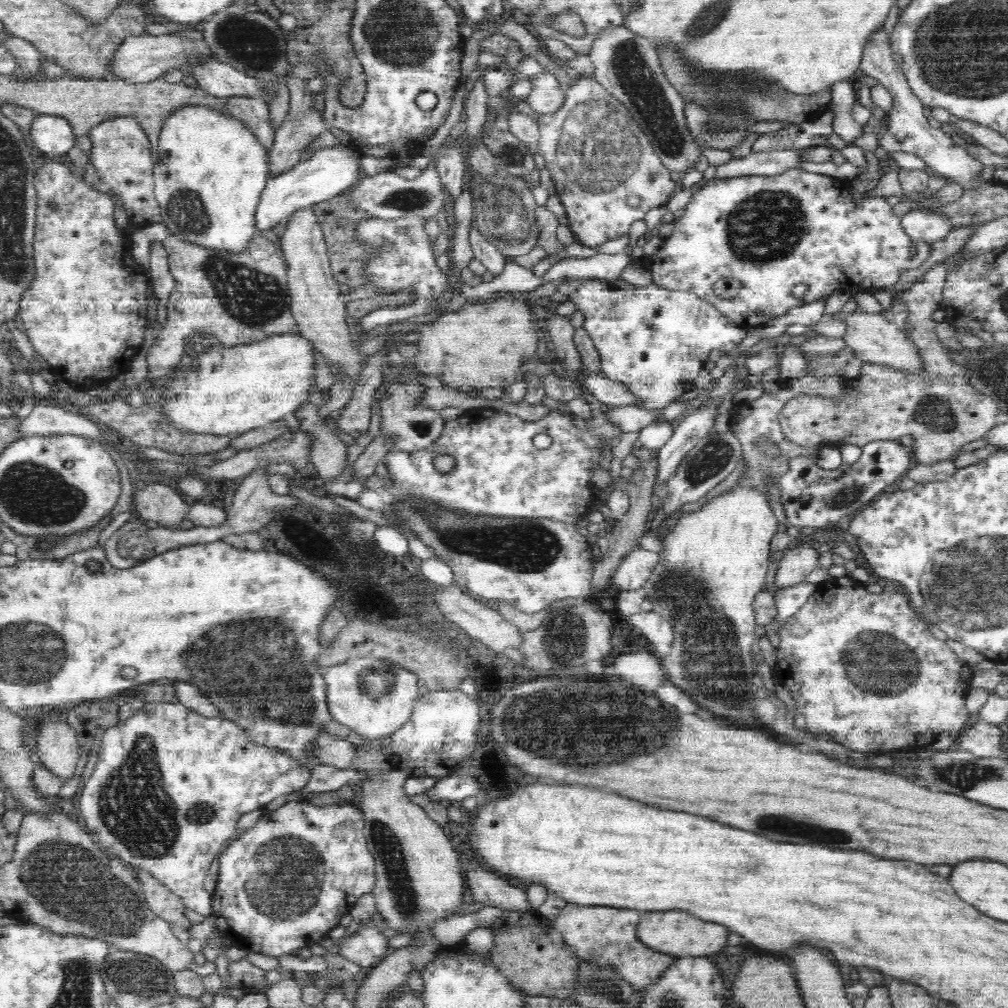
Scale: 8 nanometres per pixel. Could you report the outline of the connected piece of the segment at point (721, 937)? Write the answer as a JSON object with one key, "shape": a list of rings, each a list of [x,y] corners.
{"shape":[[[676,909],[642,912],[636,926],[636,937],[651,949],[678,958],[717,953],[727,944],[729,931],[727,926],[706,922],[686,911]]]}

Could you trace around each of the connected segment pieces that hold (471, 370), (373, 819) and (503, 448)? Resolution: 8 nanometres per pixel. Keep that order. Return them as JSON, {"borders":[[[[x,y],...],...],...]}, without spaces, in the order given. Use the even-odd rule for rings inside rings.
{"borders":[[[[490,299],[486,302],[480,302],[477,304],[466,303],[462,308],[456,310],[456,312],[446,312],[442,317],[436,319],[435,322],[428,325],[422,325],[419,327],[420,338],[417,342],[419,353],[412,359],[412,365],[416,370],[420,371],[424,375],[436,376],[442,384],[447,387],[453,387],[456,389],[463,389],[466,387],[478,388],[504,388],[504,386],[510,386],[510,384],[516,383],[516,374],[520,371],[520,367],[528,360],[533,358],[536,354],[536,346],[538,346],[538,336],[534,331],[534,324],[532,322],[531,308],[528,308],[524,302],[516,301],[513,299]]],[[[394,769],[362,784],[363,833],[375,861],[377,877],[371,893],[377,912],[398,934],[410,934],[414,942],[426,942],[426,938],[434,940],[432,926],[436,922],[456,916],[458,908],[466,906],[467,886],[460,856],[442,827],[420,806],[408,802],[404,792],[408,778]]],[[[488,407],[467,410],[463,411],[463,413],[456,419],[445,421],[445,428],[442,431],[441,436],[438,437],[432,445],[427,446],[425,449],[419,450],[416,453],[407,453],[406,451],[386,453],[383,462],[385,462],[388,474],[390,474],[390,482],[392,482],[392,486],[384,486],[382,490],[391,502],[394,502],[394,498],[402,498],[403,494],[410,494],[413,495],[413,498],[428,498],[439,504],[439,506],[444,506],[445,510],[465,511],[465,514],[485,514],[486,516],[498,516],[498,518],[505,518],[505,516],[520,516],[520,518],[550,518],[558,520],[559,522],[564,522],[565,524],[575,525],[575,523],[577,523],[581,518],[585,519],[586,514],[590,512],[589,506],[592,506],[592,504],[598,500],[598,497],[594,494],[594,485],[590,482],[590,478],[592,478],[592,474],[594,474],[594,466],[598,468],[600,460],[602,460],[600,452],[601,450],[604,450],[604,446],[612,447],[617,444],[618,440],[620,440],[621,433],[622,432],[619,432],[618,430],[618,425],[610,423],[610,419],[608,419],[608,415],[604,413],[604,409],[600,409],[597,415],[593,414],[592,418],[588,421],[584,421],[584,419],[573,414],[566,415],[565,413],[560,413],[558,410],[551,409],[546,416],[543,416],[540,420],[536,421],[523,421],[517,415],[511,415],[501,410],[492,410]],[[536,434],[548,434],[548,436],[552,438],[551,445],[548,446],[548,448],[538,449],[532,443]],[[437,454],[446,454],[454,457],[455,468],[450,470],[450,472],[446,472],[446,474],[438,472],[433,465],[433,458]]]]}

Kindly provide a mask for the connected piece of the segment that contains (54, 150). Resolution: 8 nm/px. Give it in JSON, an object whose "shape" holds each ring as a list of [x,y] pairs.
{"shape":[[[39,114],[34,118],[28,137],[47,156],[64,156],[77,142],[70,122],[50,114]]]}

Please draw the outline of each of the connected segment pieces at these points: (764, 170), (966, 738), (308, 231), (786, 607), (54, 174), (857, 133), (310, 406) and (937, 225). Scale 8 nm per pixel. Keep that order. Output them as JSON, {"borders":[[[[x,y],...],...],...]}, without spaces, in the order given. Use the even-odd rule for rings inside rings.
{"borders":[[[[790,149],[783,151],[770,150],[768,152],[758,152],[756,154],[751,152],[744,157],[732,158],[729,163],[724,163],[719,167],[715,167],[715,177],[710,181],[713,181],[714,179],[725,179],[743,176],[774,176],[782,174],[783,171],[792,170],[792,168],[798,168],[798,166],[802,164],[802,161],[802,157],[800,157],[800,149]]],[[[980,720],[957,733],[956,748],[966,750],[982,758],[998,758],[1002,754],[1002,734],[999,726]]],[[[307,206],[291,215],[286,234],[280,239],[280,249],[287,263],[287,284],[291,299],[291,312],[298,325],[298,333],[309,339],[313,348],[320,350],[334,370],[346,370],[348,378],[358,380],[364,356],[356,352],[352,336],[344,318],[348,317],[346,302],[340,294],[340,286],[332,276],[328,245],[314,216],[315,208]]],[[[801,582],[796,586],[788,586],[788,588],[780,588],[778,592],[774,592],[774,601],[776,601],[777,615],[765,627],[768,637],[776,634],[786,619],[796,614],[812,596],[817,589],[817,585],[809,582]]],[[[58,160],[46,162],[40,170],[37,170],[36,176],[36,189],[37,189],[37,220],[35,223],[36,236],[33,243],[34,265],[36,268],[36,278],[34,278],[33,285],[25,290],[25,297],[22,298],[20,317],[21,328],[28,334],[29,341],[32,343],[36,353],[40,354],[46,362],[56,370],[56,374],[64,375],[64,378],[71,381],[76,388],[94,388],[98,385],[109,383],[110,380],[116,379],[121,374],[125,374],[131,370],[130,362],[134,360],[140,351],[140,346],[144,342],[144,330],[148,324],[146,315],[146,288],[148,284],[152,286],[152,279],[150,279],[151,272],[148,272],[148,267],[142,266],[136,259],[130,255],[130,246],[128,242],[124,242],[120,238],[120,234],[116,232],[116,224],[114,224],[114,203],[112,200],[113,195],[108,196],[108,192],[98,192],[92,190],[86,182],[78,180],[70,168]],[[55,202],[57,210],[52,209],[49,204]]],[[[844,79],[831,86],[831,98],[832,104],[829,108],[833,112],[833,132],[845,143],[852,143],[863,134],[863,124],[852,117],[852,108],[858,101],[858,92],[854,91],[848,79]]],[[[305,402],[300,409],[296,409],[293,415],[299,420],[298,430],[302,432],[309,432],[313,436],[311,442],[309,458],[316,472],[324,479],[330,480],[330,478],[336,478],[345,471],[345,460],[348,452],[348,445],[344,443],[339,434],[339,430],[332,431],[325,423],[320,419],[318,415],[318,409],[316,402]]],[[[912,210],[904,214],[902,226],[906,235],[910,236],[910,239],[914,239],[914,242],[919,242],[921,239],[930,244],[948,236],[952,230],[945,214],[923,212],[923,210]]]]}

